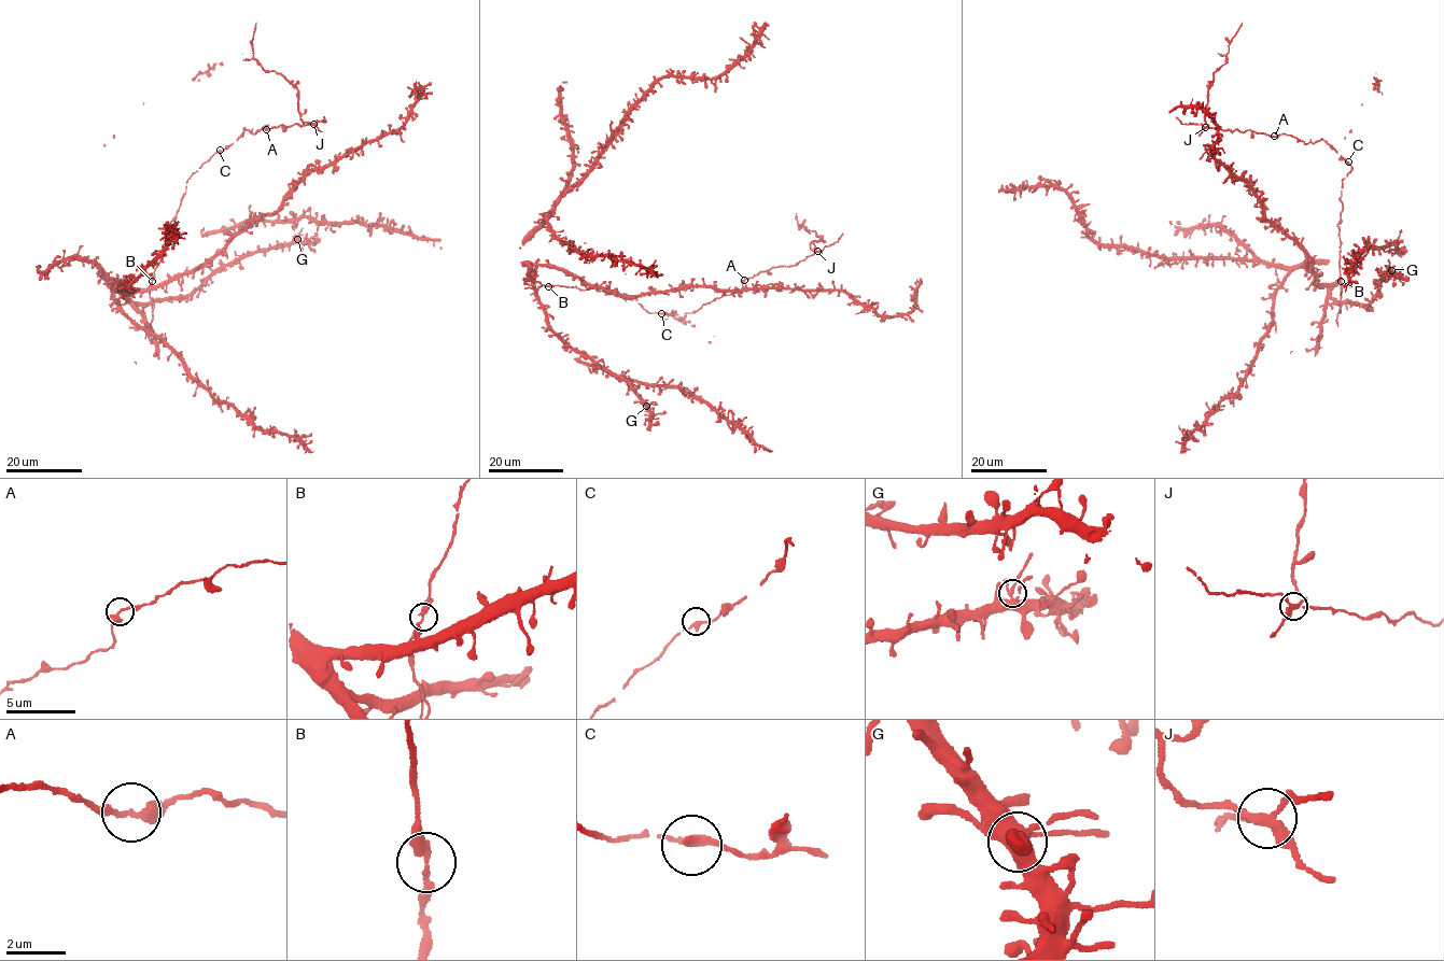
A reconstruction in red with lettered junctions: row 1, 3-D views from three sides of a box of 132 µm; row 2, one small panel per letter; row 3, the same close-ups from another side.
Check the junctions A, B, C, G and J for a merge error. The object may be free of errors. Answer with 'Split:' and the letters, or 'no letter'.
Split: J

